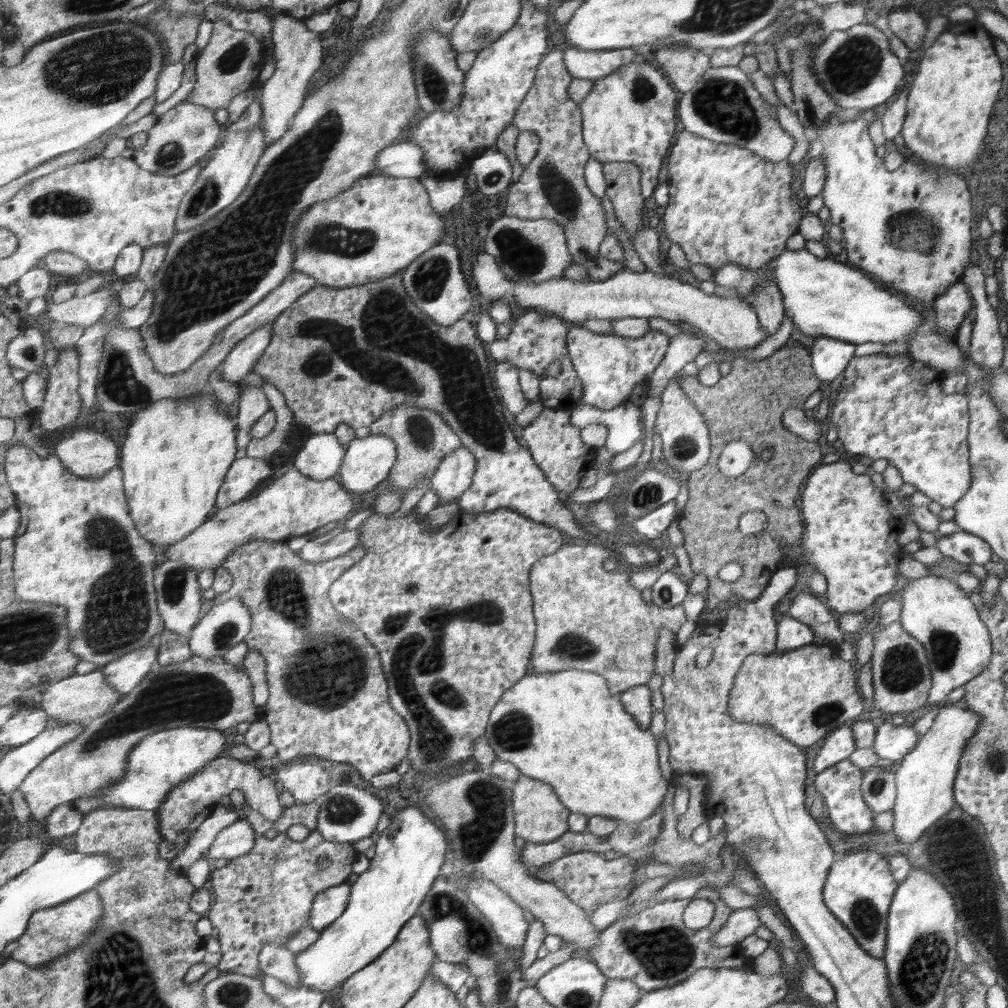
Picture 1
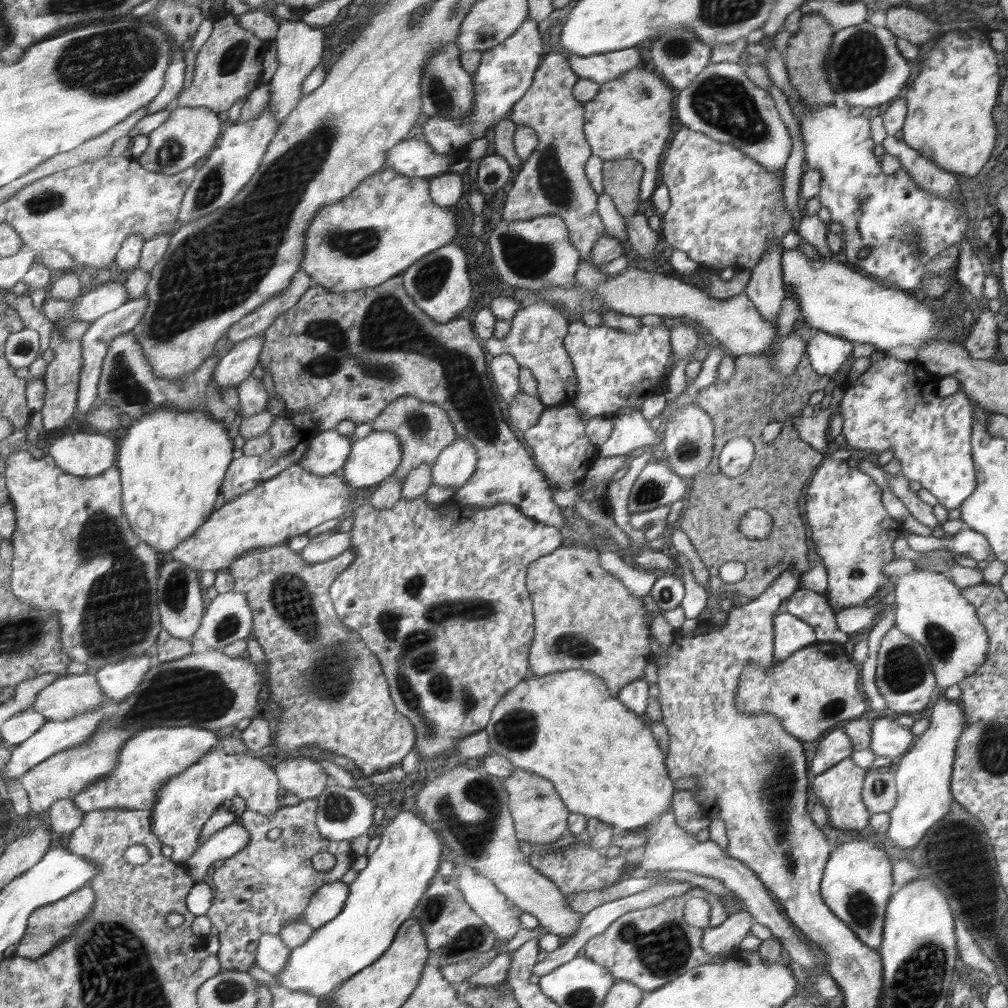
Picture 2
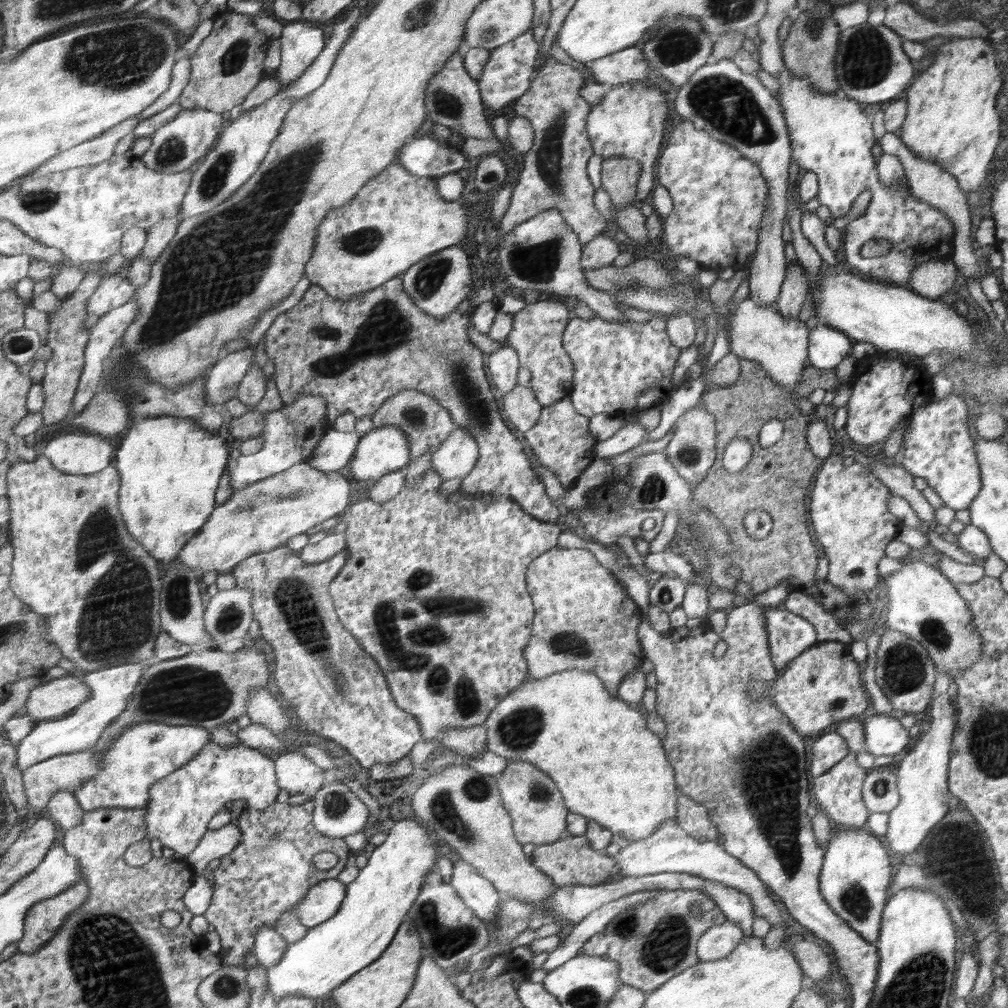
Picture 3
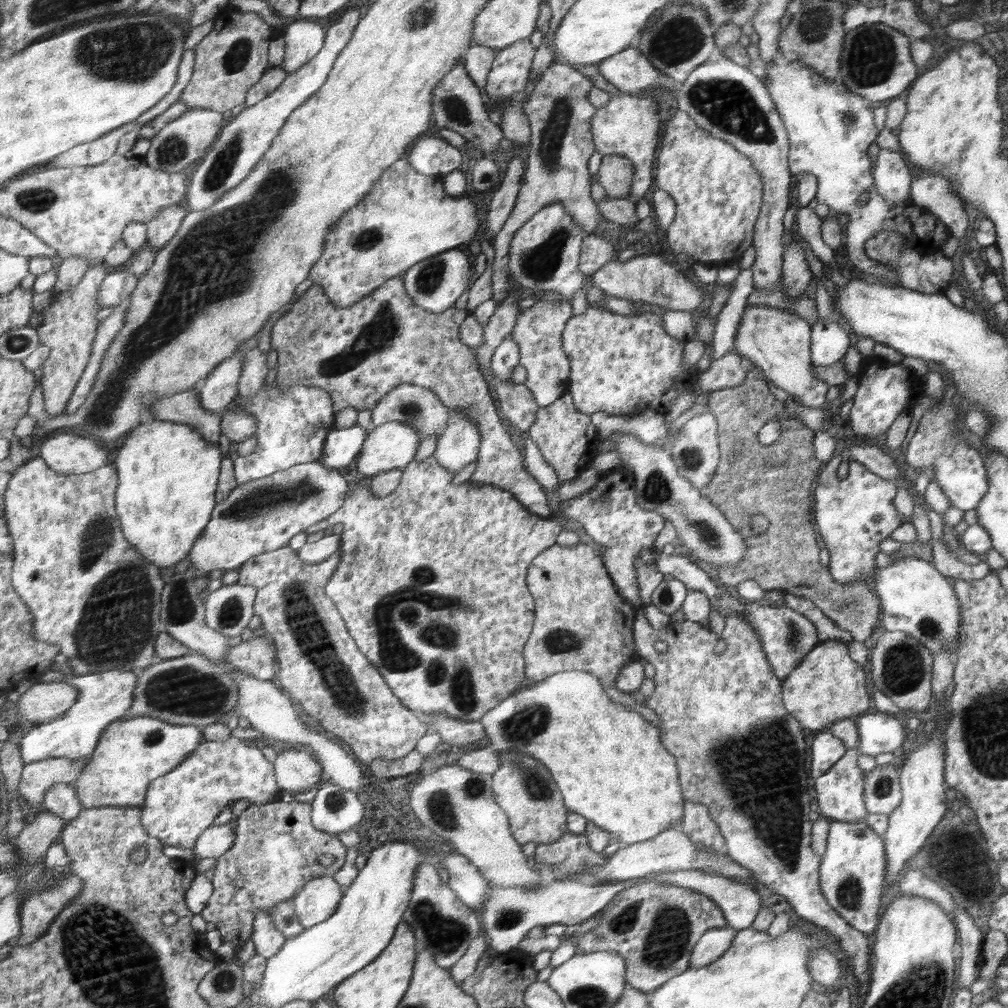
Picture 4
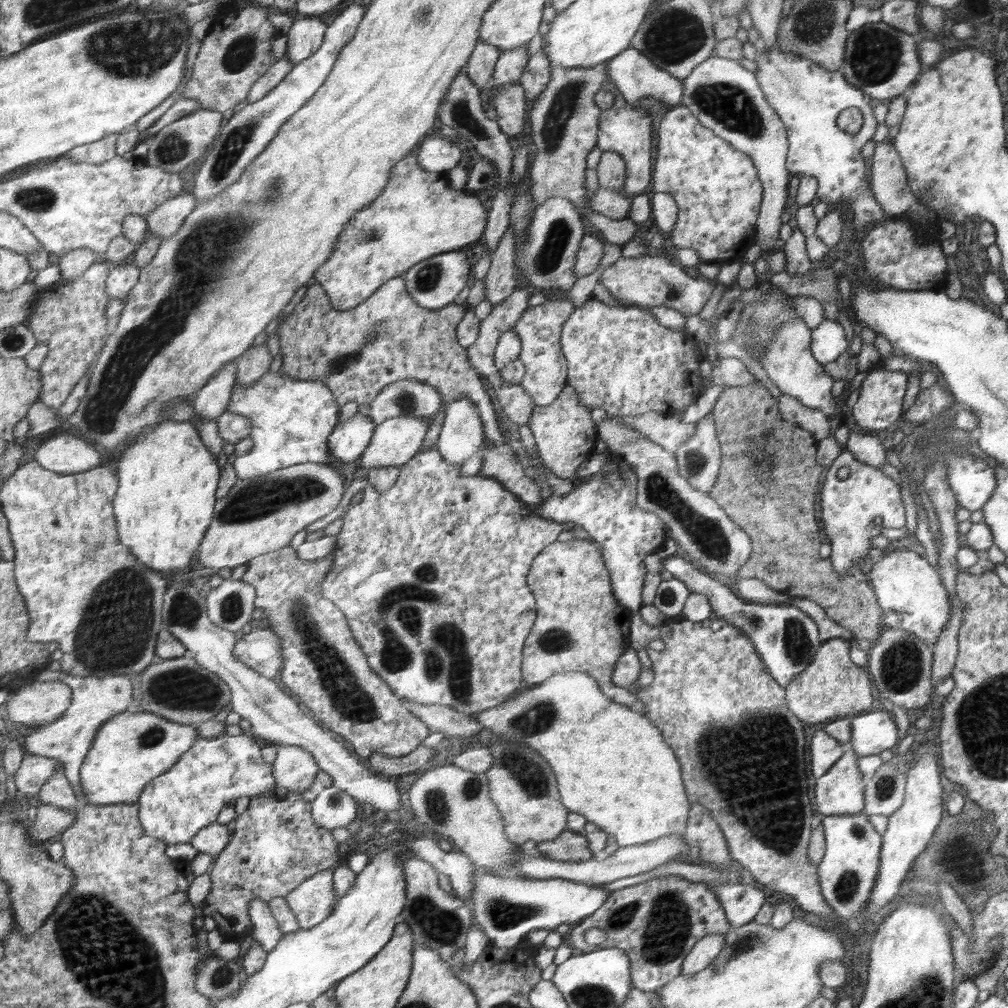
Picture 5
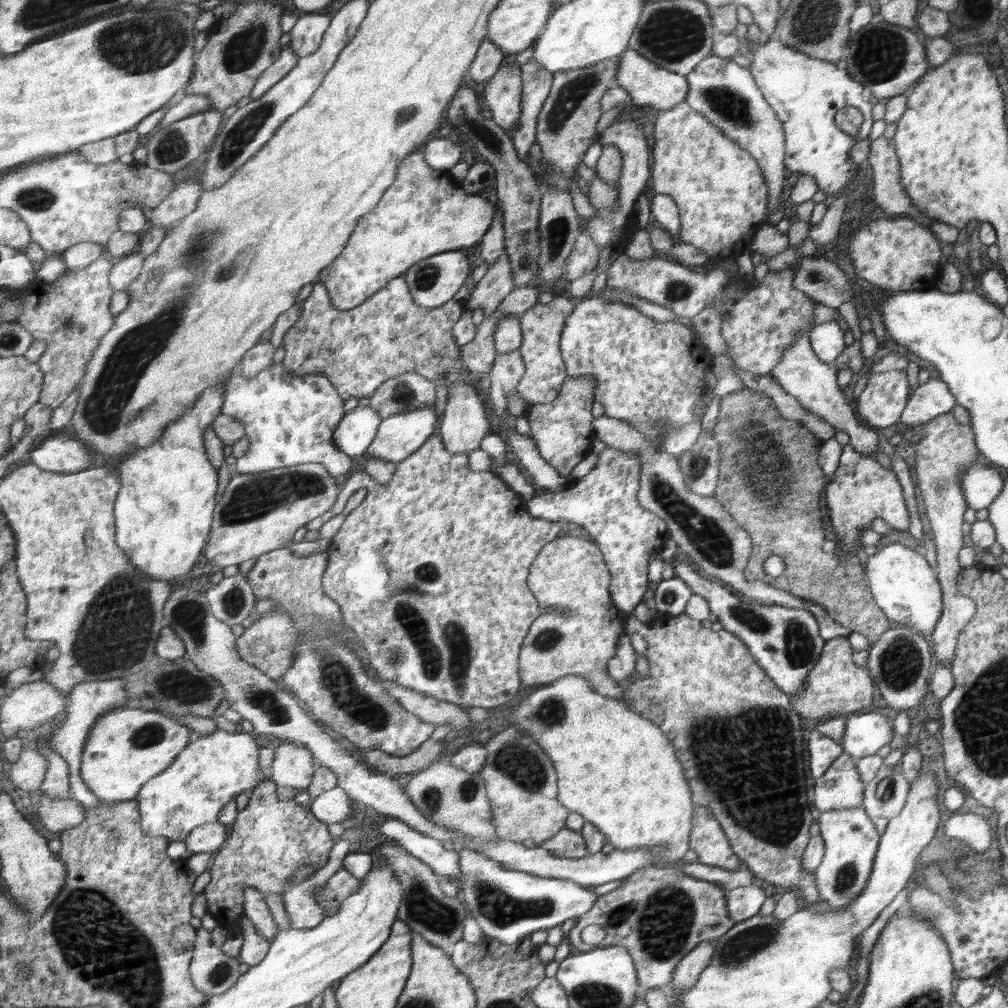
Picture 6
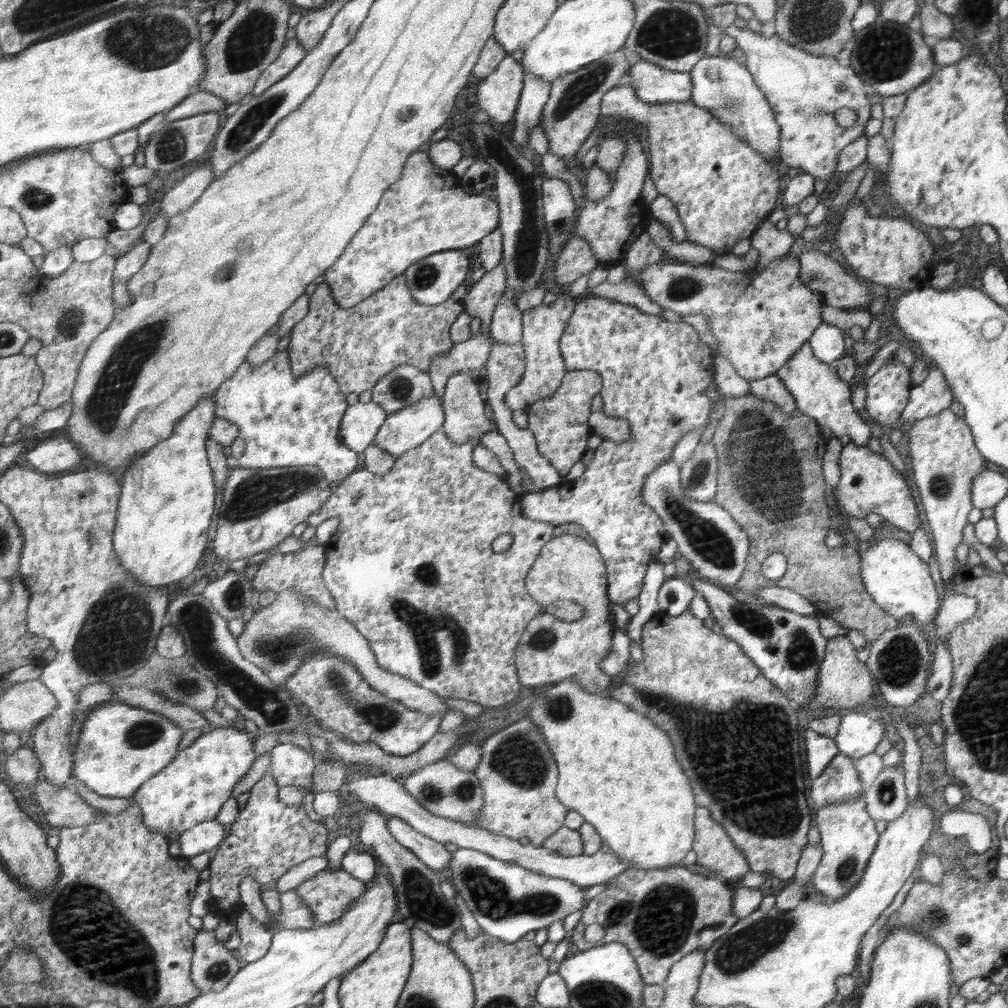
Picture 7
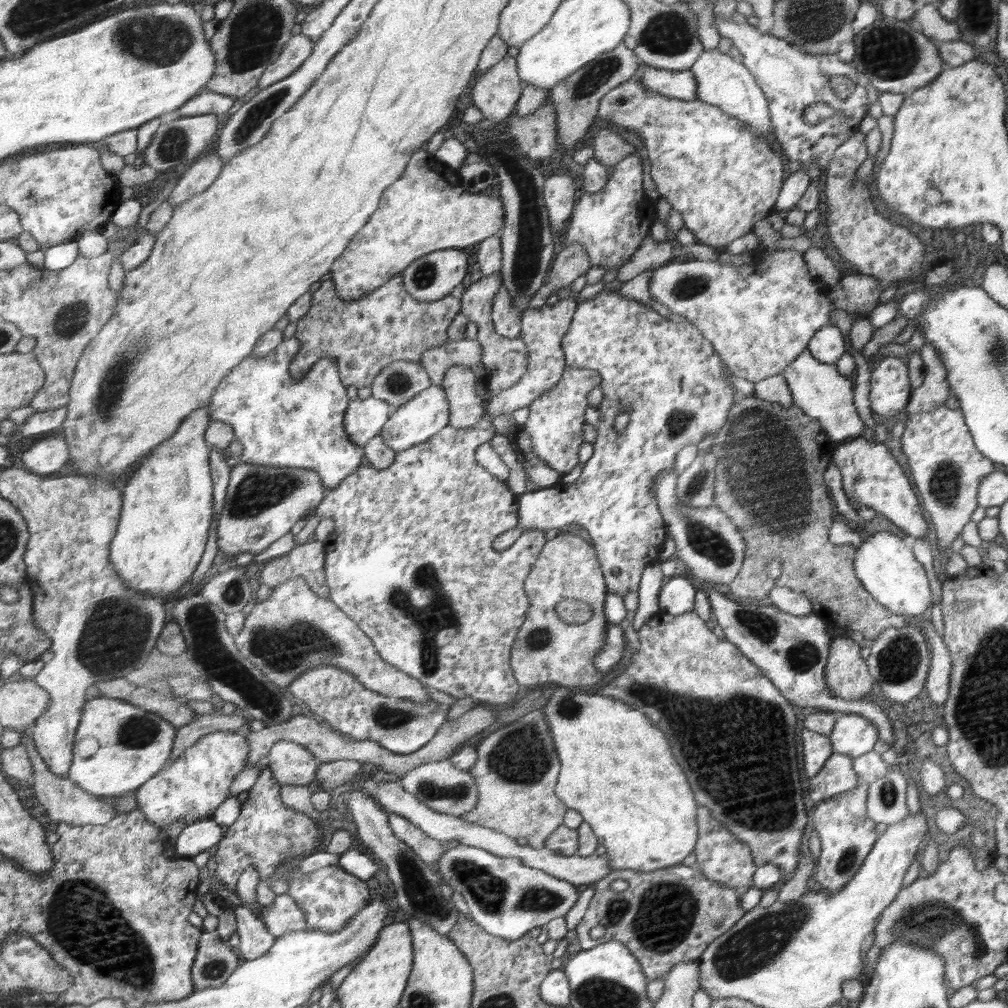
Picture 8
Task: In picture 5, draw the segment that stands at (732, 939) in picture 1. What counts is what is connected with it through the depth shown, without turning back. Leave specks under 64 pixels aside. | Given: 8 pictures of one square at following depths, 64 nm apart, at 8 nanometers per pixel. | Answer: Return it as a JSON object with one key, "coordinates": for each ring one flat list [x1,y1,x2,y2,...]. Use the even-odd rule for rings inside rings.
{"coordinates":[[724,933,707,934,687,954,683,962,683,970,680,975,688,976,703,971,723,949,725,943]]}

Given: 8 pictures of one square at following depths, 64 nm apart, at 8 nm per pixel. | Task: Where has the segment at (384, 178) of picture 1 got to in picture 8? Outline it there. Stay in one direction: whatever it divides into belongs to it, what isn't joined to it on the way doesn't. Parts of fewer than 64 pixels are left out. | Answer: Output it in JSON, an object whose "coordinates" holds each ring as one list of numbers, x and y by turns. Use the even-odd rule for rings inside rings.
{"coordinates":[[417,150,411,154,404,172,400,178,384,190,378,208,370,215,369,221,350,240,342,256,331,266,330,279,335,283,340,299,358,300,371,294,373,290,398,275,414,261,427,254,444,248,466,248,476,242,482,242,494,236,503,228,505,210,502,198,490,197,482,193,470,194,460,184,457,186,448,182,443,166,437,158,426,150]]}

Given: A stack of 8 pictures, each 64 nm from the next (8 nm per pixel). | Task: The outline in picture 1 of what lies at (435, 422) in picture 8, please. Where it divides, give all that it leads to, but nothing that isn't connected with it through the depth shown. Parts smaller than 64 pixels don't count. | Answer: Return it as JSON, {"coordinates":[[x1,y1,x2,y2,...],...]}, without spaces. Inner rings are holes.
{"coordinates":[[387,435,353,439,336,474,349,492,364,493,381,486,398,460,395,440]]}

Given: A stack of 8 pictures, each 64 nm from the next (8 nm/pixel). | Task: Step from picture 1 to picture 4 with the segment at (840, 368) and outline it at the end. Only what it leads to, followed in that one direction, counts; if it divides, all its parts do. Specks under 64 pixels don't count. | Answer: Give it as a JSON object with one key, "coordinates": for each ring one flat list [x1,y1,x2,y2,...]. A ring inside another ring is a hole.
{"coordinates":[[833,319,816,322,811,334,811,359,815,366,836,365,846,354,848,342,848,334]]}

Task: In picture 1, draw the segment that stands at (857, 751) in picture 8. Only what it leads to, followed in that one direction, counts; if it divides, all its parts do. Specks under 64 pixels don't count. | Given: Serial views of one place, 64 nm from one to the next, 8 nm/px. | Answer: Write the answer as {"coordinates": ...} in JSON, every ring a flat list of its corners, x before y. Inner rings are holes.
{"coordinates":[[883,723,877,728,872,748,879,758,902,760,910,754,918,744,918,734,914,728,906,725]]}

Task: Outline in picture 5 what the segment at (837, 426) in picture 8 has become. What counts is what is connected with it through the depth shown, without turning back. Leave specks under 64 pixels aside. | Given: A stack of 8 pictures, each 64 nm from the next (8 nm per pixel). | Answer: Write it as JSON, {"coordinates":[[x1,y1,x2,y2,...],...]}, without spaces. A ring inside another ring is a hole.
{"coordinates":[[801,318,790,321,780,332,776,332,776,338,772,338,772,344,767,346,762,367,783,394,797,398,804,406,825,412,826,416,834,416,838,414,838,406,834,406,834,398,830,396,834,378,828,375,825,366,816,360,811,345,809,326],[850,433,850,438,846,445,860,462,870,463,872,466,881,466,887,462,885,443,882,436,876,434,856,434]]}

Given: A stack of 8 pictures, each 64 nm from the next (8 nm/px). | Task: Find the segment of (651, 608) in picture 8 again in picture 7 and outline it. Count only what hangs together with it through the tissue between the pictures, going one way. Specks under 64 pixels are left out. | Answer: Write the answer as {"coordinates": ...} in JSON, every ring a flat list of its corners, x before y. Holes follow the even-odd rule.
{"coordinates":[[657,560,656,562,650,562,644,575,644,583,642,590,638,595,638,602,640,611,629,620,628,634,631,635,632,640,636,642,638,646,641,646,641,630,642,627,652,620,655,614,658,614,659,606,657,603,657,594,662,583,666,578,663,574,664,563]]}

